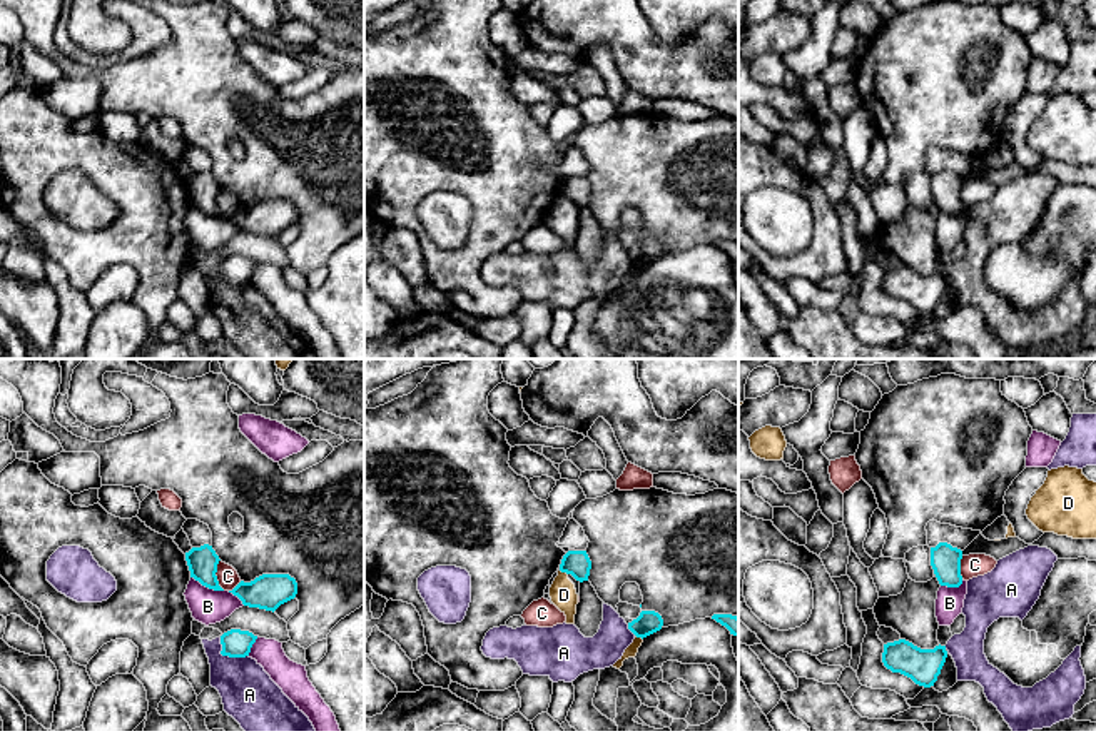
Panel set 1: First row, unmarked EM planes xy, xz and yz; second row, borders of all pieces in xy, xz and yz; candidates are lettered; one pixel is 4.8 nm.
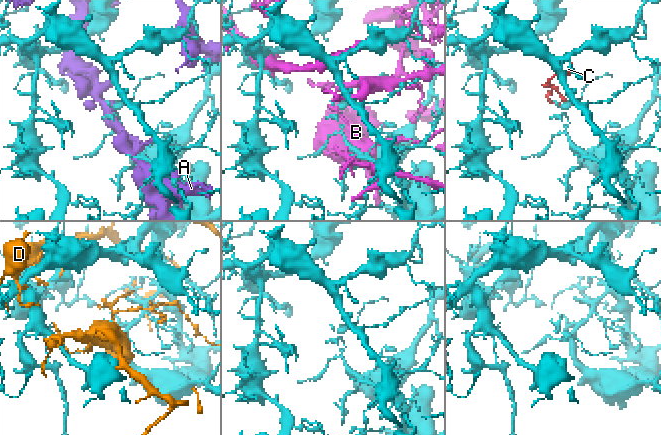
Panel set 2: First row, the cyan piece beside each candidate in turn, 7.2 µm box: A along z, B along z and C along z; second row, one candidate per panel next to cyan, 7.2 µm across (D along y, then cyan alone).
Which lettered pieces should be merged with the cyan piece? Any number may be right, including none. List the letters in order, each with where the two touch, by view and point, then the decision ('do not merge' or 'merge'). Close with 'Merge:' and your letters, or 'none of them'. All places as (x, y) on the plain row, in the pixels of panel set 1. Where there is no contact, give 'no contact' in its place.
A: xy (226, 281) | do not merge
B: xy (208, 212) | do not merge
C: xy (214, 201) | do not merge
D: xz (563, 197) | do not merge
Merge: none of them

